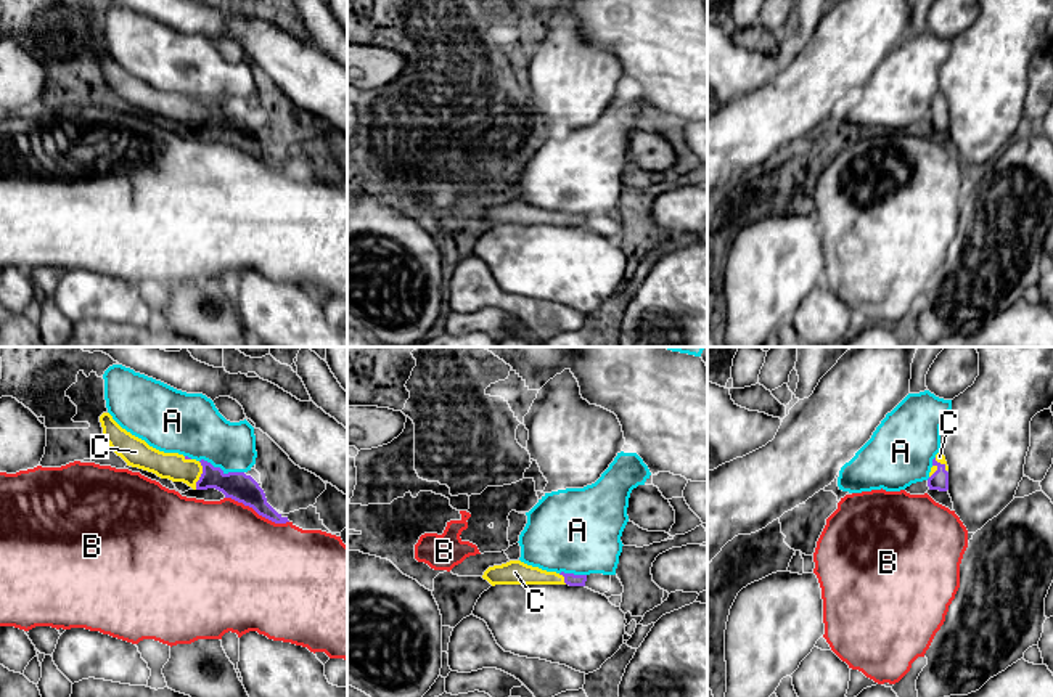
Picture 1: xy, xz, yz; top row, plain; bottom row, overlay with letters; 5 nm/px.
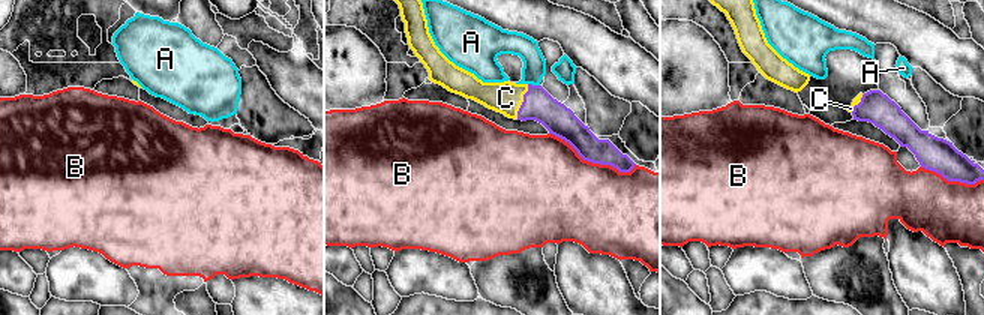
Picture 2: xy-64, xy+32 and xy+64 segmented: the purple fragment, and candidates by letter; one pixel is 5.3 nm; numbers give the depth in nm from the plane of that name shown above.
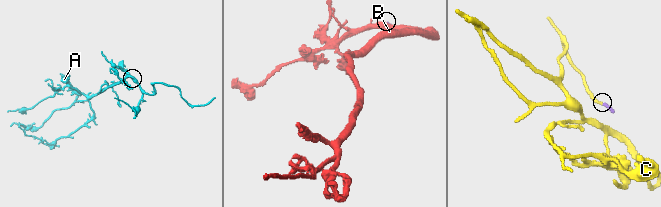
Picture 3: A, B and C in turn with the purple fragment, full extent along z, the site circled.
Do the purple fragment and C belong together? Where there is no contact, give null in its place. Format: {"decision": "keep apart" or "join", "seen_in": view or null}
{"decision": "join", "seen_in": "xy"}

